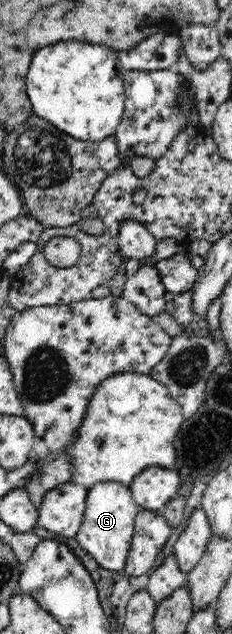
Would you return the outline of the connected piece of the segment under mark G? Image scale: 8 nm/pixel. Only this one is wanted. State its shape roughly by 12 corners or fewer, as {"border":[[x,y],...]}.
{"border":[[130,487],[88,489],[79,546],[123,571],[140,510]]}

